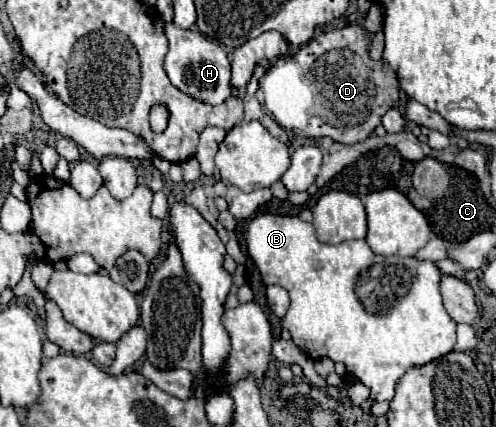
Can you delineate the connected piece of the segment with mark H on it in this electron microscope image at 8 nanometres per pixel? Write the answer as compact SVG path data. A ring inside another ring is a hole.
M166 24L166 36L170 42L170 50L164 60L166 74L170 82L182 90L184 94L204 102L204 104L222 104L232 96L232 84L230 84L230 60L228 54L216 40L203 36L198 30L182 30L174 24Z

